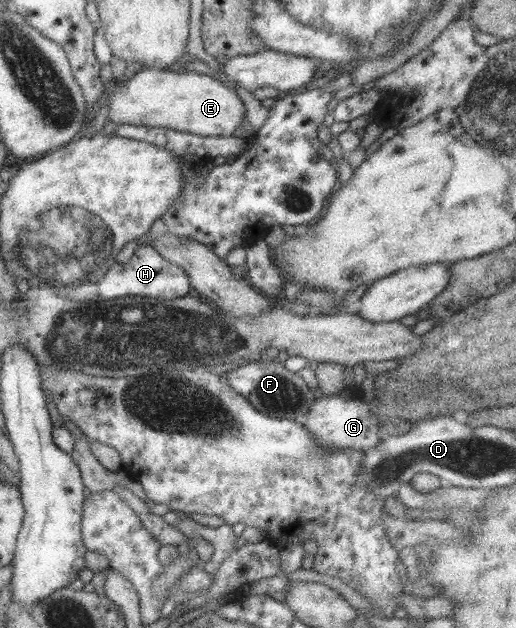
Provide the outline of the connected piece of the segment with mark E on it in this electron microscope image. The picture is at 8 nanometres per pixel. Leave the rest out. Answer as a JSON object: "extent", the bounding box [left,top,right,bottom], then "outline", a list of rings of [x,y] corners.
{"extent":[107,68,244,137],"outline":[[[142,68],[128,81],[115,81],[107,88],[107,118],[116,124],[142,124],[170,128],[202,137],[230,136],[244,117],[244,105],[232,88],[220,83],[217,76],[198,75],[192,71]]]}

